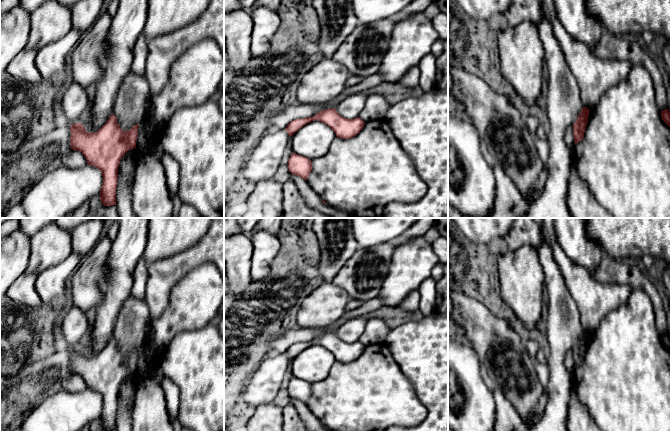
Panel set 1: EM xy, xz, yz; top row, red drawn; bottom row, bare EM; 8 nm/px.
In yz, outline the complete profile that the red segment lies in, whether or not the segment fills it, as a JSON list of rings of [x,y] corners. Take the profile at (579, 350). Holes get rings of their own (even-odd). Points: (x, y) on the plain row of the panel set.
[[[583,331],[576,346],[572,350],[575,369],[584,361],[586,349],[588,347],[589,335],[588,332]]]

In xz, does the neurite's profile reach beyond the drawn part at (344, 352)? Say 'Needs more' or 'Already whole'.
Already whole

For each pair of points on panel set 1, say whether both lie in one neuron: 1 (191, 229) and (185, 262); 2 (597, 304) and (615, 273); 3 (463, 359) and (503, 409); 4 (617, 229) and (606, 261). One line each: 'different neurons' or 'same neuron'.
1: different neurons
2: different neurons
3: different neurons
4: different neurons

